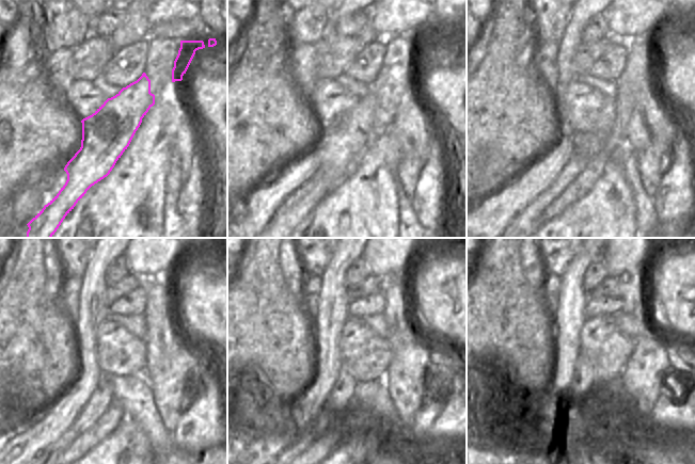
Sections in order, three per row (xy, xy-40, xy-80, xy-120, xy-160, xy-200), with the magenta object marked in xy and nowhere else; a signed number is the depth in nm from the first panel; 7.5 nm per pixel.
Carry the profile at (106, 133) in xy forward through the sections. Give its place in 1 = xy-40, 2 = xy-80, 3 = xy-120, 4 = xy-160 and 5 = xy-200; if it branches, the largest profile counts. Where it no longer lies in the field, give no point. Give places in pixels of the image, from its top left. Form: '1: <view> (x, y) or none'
1: xy-40 (341, 139)
2: xy-80 (532, 216)
3: xy-120 (54, 450)
4: xy-160 (304, 440)
5: xy-200 (543, 440)

